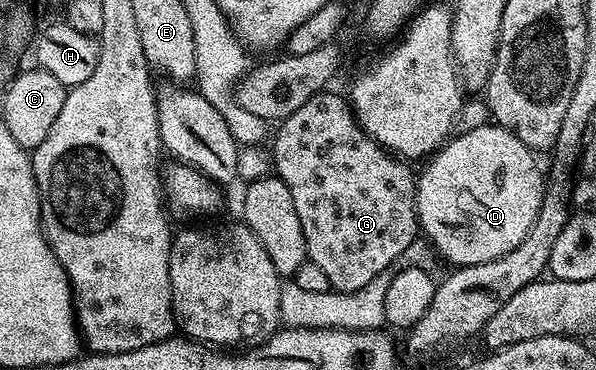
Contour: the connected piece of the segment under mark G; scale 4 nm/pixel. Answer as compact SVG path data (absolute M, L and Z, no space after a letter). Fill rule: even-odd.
M326 91L315 94L311 99L307 99L307 103L303 103L303 107L299 107L299 111L295 111L276 126L277 138L273 141L273 153L271 149L271 165L276 176L281 177L283 183L287 183L287 191L291 191L291 199L295 203L295 215L299 215L299 227L303 227L306 258L315 262L327 275L330 290L355 292L366 286L371 279L374 279L375 275L379 274L379 271L387 268L397 256L406 250L407 245L413 241L413 238L418 236L417 183L415 173L412 173L405 166L408 164L402 158L390 153L388 149L384 149L378 141L372 141L358 125L357 118L353 116L353 110L348 100L342 94L340 97L339 94L333 92Z

